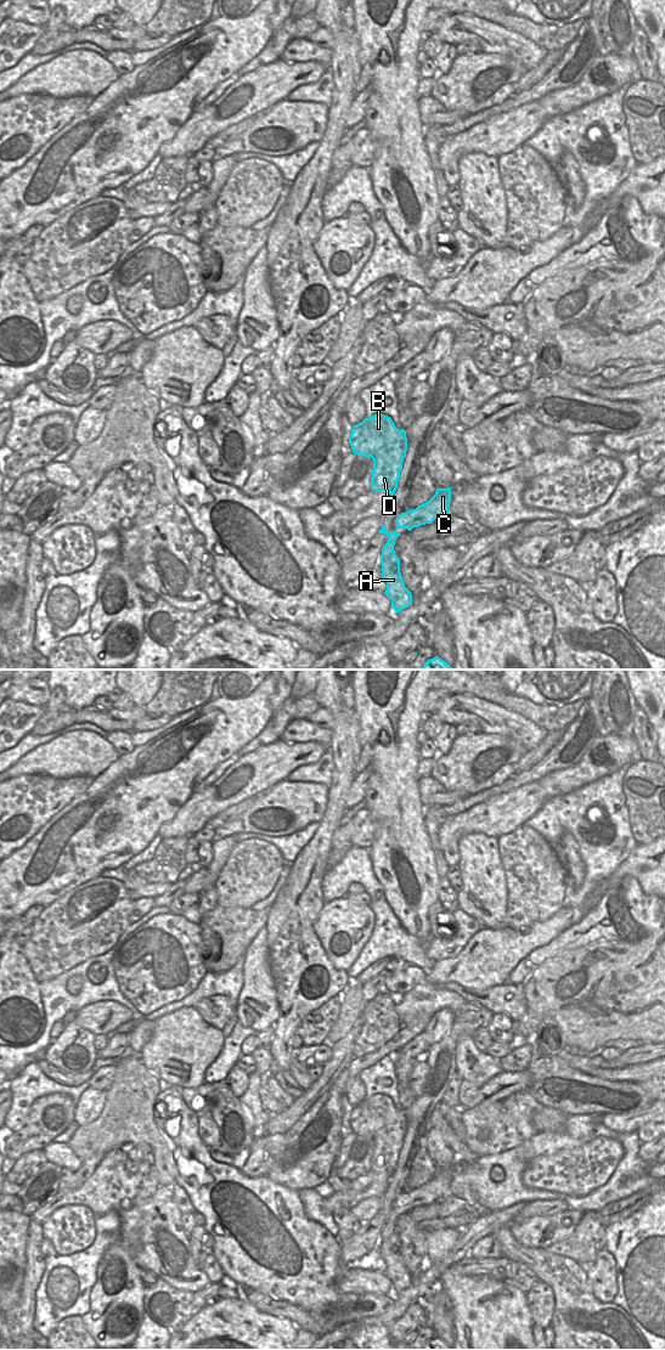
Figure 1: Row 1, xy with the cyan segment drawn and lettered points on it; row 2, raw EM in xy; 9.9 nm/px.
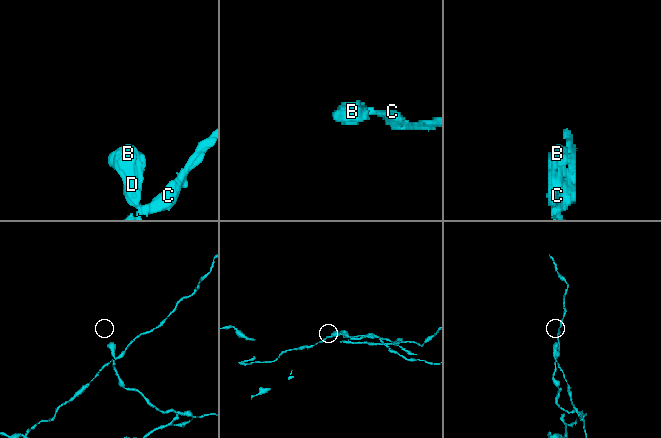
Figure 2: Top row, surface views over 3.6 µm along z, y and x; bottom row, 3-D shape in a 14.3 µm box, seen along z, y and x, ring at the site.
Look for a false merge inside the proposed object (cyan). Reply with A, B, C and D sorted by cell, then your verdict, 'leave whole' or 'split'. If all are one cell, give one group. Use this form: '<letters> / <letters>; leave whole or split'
A B D / C; split

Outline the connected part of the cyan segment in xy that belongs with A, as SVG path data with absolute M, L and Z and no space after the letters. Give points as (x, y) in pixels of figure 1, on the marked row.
M394 531L385 546L382 549L382 577L387 582L385 595L391 600L391 605L396 612L408 608L412 604L412 594L405 587L405 583L400 572L400 560L395 554L394 546L396 538L401 533Z

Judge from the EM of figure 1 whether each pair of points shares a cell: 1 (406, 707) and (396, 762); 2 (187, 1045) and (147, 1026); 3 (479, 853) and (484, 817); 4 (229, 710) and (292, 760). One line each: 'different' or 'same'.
1: same
2: different
3: different
4: different

